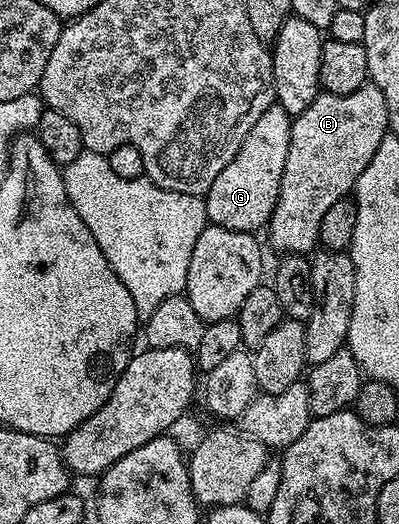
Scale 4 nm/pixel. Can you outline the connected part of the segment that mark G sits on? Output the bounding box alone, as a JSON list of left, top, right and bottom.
[203,105,293,233]

